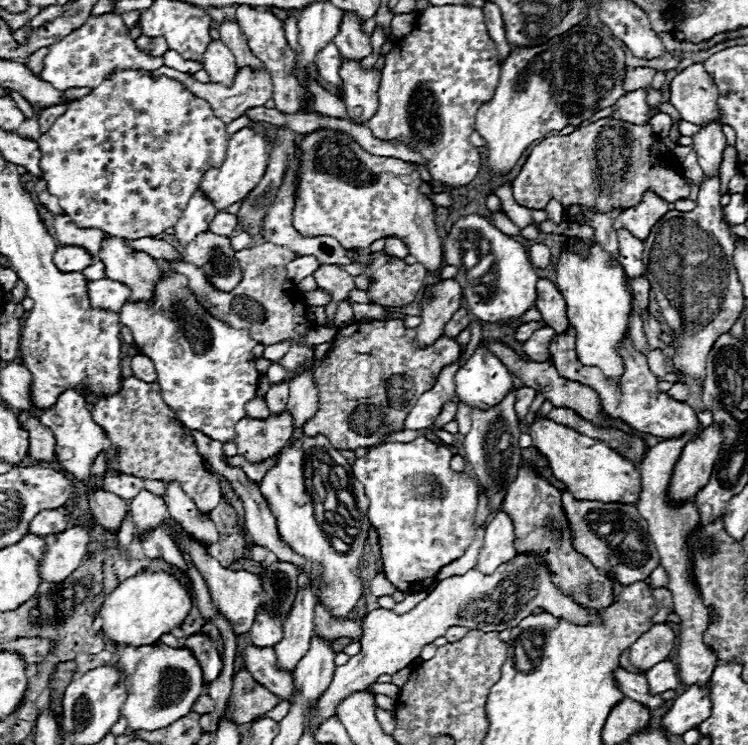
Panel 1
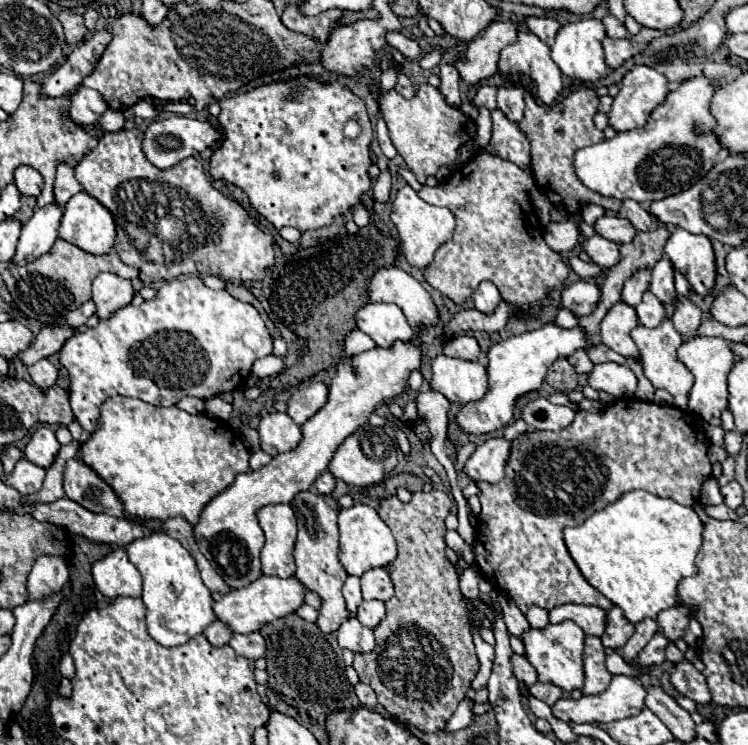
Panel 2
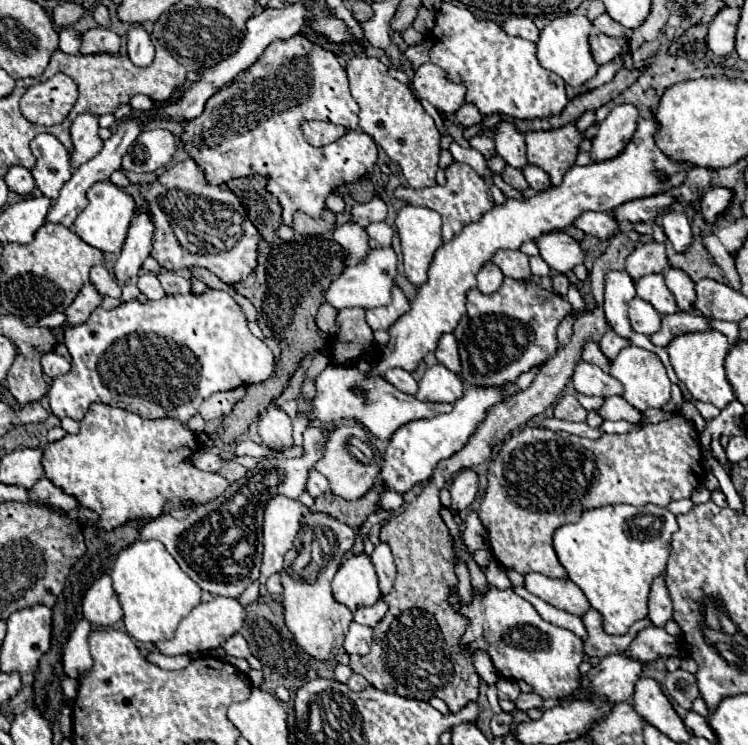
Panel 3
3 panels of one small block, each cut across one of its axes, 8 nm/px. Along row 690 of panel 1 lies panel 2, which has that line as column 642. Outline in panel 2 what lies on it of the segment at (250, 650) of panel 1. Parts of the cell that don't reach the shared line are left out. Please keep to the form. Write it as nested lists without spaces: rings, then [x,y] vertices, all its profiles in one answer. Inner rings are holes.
[[[640,270],[636,272],[622,290],[622,302],[626,302],[628,306],[638,306],[638,300],[642,300],[642,294],[648,290],[650,284],[650,272],[648,270]]]

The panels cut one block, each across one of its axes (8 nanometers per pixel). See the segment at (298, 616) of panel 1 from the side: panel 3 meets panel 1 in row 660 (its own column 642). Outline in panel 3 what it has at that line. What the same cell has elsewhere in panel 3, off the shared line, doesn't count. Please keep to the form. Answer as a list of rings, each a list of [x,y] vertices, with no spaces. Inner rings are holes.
[[[648,274],[642,280],[638,280],[636,292],[638,292],[640,298],[648,300],[662,316],[678,312],[676,300],[674,300],[672,292],[668,290],[668,286],[664,284],[664,276],[662,274]]]

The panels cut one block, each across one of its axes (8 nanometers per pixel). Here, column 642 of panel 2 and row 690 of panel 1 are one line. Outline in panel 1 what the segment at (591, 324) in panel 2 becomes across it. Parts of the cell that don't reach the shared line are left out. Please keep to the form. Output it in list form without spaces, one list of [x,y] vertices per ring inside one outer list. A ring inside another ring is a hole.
[[[240,670],[234,676],[234,688],[230,694],[226,714],[236,724],[248,724],[258,716],[266,714],[268,710],[272,710],[278,702],[280,698],[266,690],[262,684],[258,684],[248,674],[248,670]]]

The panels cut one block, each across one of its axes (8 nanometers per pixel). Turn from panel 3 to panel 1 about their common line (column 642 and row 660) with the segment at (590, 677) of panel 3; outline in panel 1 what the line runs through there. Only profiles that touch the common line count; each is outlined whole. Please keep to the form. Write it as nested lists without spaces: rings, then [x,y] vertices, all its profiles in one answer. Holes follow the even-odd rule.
[[[662,660],[660,664],[656,664],[654,668],[650,668],[646,672],[646,680],[648,680],[650,694],[662,694],[666,690],[674,690],[680,682],[678,680],[678,668],[670,660]]]

